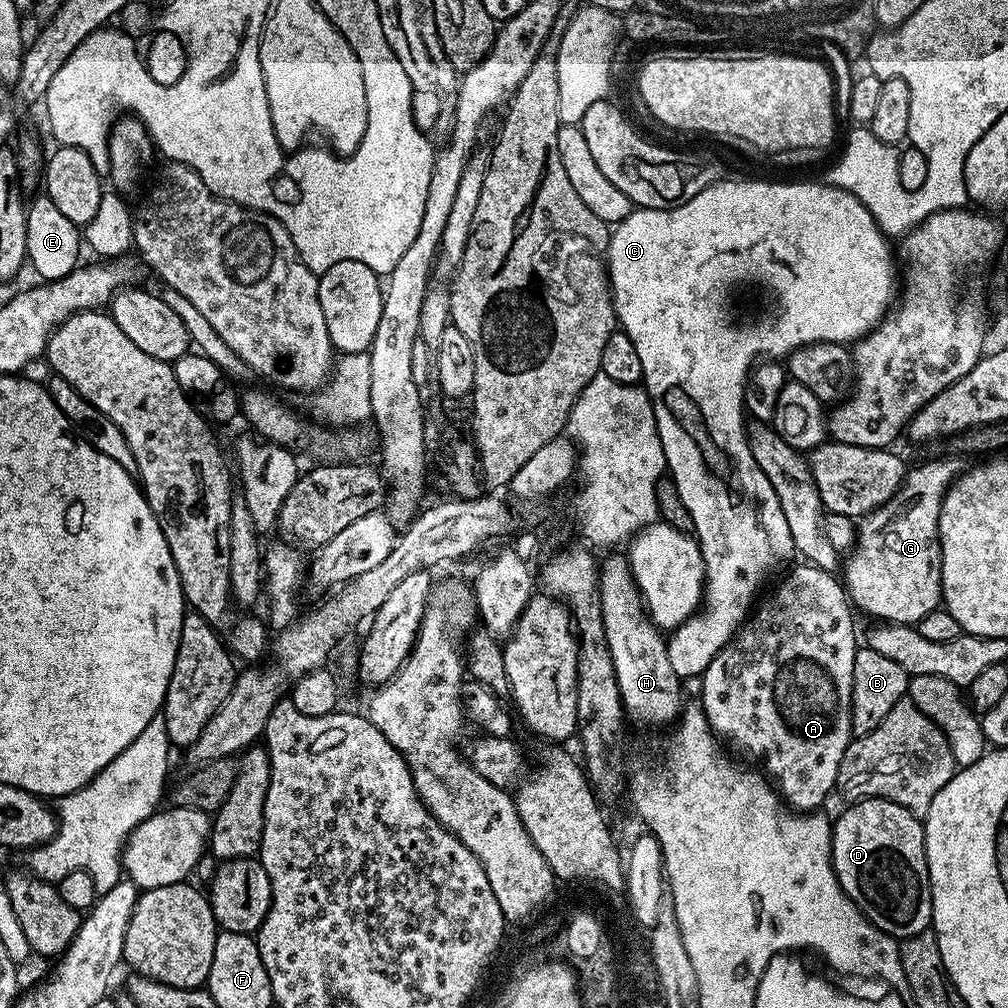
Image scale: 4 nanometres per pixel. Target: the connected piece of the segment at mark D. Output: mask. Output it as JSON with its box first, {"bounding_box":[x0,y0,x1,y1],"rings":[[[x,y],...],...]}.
{"bounding_box":[832,800,933,942],"rings":[[[858,800],[849,803],[847,807],[848,809],[840,817],[835,817],[832,825],[832,865],[834,866],[834,874],[842,886],[842,890],[860,907],[862,914],[871,924],[878,926],[878,930],[882,930],[887,936],[893,937],[897,941],[903,942],[914,934],[929,931],[932,923],[933,898],[930,878],[928,877],[926,846],[924,845],[924,826],[921,817],[915,816],[913,812],[906,810],[902,806],[898,806],[898,802],[890,802],[889,800]]]}

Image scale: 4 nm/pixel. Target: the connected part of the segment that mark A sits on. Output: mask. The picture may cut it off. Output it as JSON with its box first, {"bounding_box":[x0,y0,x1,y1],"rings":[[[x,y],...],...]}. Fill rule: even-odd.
{"bounding_box":[698,562,858,810],"rings":[[[807,562],[801,563],[801,565],[801,568],[794,569],[793,572],[790,573],[789,576],[777,586],[776,593],[774,593],[764,605],[761,603],[759,607],[757,607],[755,611],[749,615],[748,619],[744,621],[740,631],[732,637],[732,641],[714,657],[714,659],[710,662],[710,666],[706,666],[704,675],[699,681],[699,684],[701,683],[701,696],[698,697],[698,700],[704,709],[706,718],[710,722],[712,731],[716,733],[717,737],[719,737],[721,741],[727,742],[729,745],[732,743],[733,746],[736,747],[740,752],[749,752],[749,754],[752,755],[756,760],[764,760],[764,765],[762,765],[763,771],[767,773],[767,775],[774,781],[774,787],[776,791],[780,793],[785,804],[796,810],[816,810],[821,807],[820,803],[822,803],[828,795],[833,795],[836,786],[836,779],[838,778],[838,766],[842,766],[842,754],[846,754],[846,746],[852,741],[852,739],[854,739],[852,734],[852,687],[854,686],[854,678],[852,675],[854,674],[854,658],[856,657],[858,641],[856,641],[856,628],[854,625],[852,625],[852,612],[854,613],[854,608],[848,599],[848,594],[843,583],[841,583],[841,581],[837,579],[833,573],[828,572],[824,568],[818,568],[816,565]]]}

